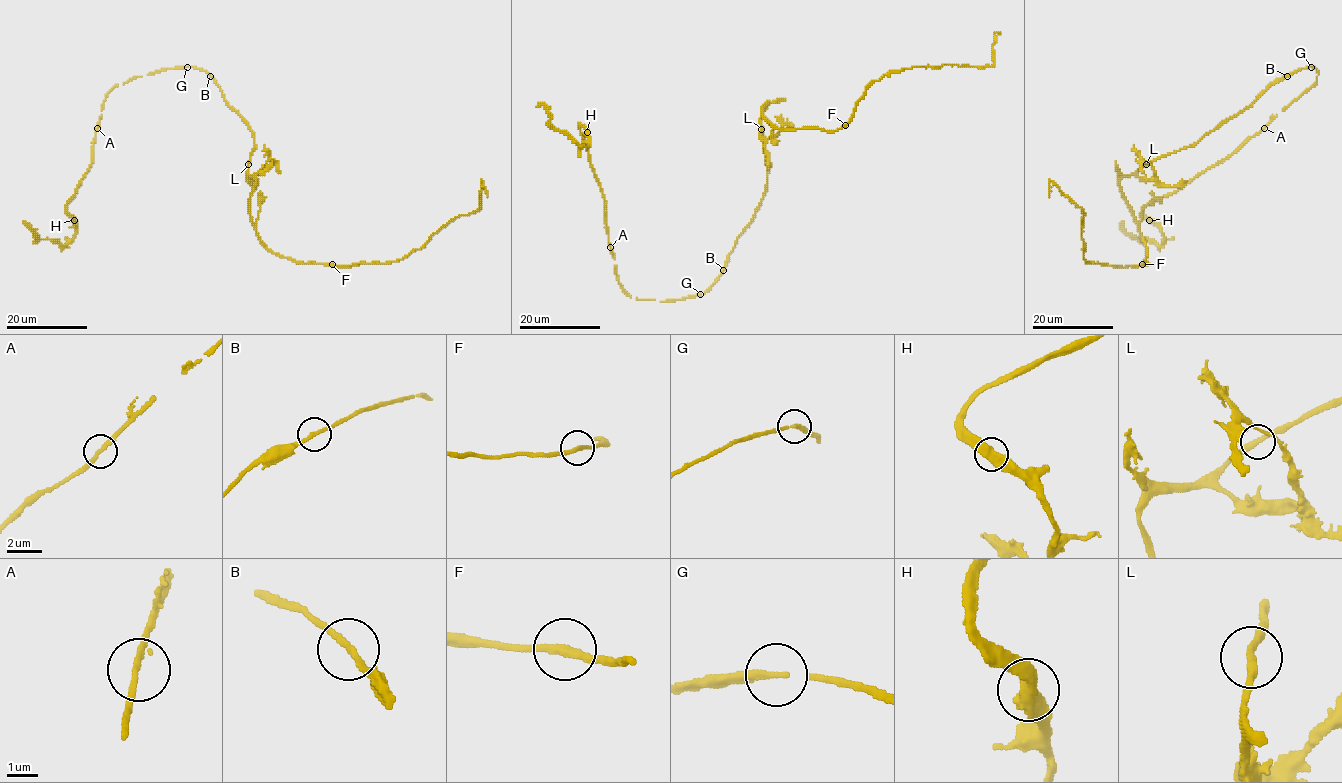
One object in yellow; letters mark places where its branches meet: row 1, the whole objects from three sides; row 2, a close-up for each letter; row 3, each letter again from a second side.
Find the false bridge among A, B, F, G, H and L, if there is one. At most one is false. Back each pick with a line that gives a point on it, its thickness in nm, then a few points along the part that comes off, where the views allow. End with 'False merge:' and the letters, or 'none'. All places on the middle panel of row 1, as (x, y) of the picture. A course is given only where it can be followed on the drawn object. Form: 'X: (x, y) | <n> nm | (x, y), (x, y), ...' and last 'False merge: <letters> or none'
False merge: none

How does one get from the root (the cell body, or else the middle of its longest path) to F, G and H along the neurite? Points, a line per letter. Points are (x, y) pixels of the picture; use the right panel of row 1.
F: (1223, 121), (1193, 144), (1163, 154), (1119, 180), (1120, 191), (1146, 249), (1145, 263), (1148, 264), (1142, 265)
G: (1223, 121), (1248, 108), (1273, 83), (1311, 67)
H: (1223, 121), (1273, 83), (1316, 69), (1316, 83), (1258, 133), (1149, 202), (1142, 212), (1149, 220)

